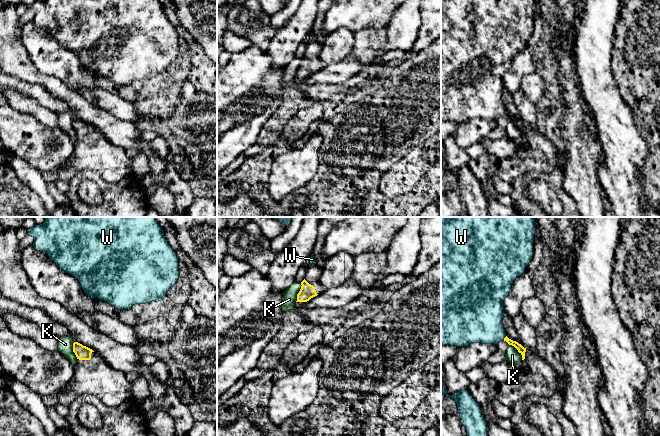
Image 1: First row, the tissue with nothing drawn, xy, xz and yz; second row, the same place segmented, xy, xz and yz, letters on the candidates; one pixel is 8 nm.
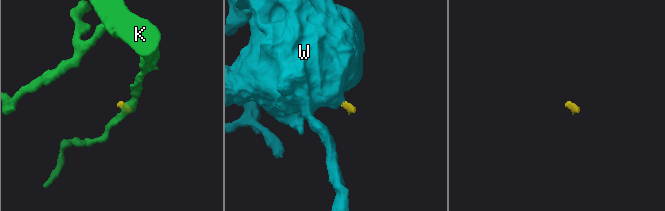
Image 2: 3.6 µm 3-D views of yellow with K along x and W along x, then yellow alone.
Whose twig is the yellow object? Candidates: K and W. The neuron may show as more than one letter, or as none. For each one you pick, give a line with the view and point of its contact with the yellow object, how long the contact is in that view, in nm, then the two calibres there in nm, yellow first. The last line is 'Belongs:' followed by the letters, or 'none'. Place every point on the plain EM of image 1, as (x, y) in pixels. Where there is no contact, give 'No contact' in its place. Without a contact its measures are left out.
W: Touches yellow at yz (504, 114). Shared border 40 nm. Thickness 60 nm (yellow) against 360 nm
Belongs: W

